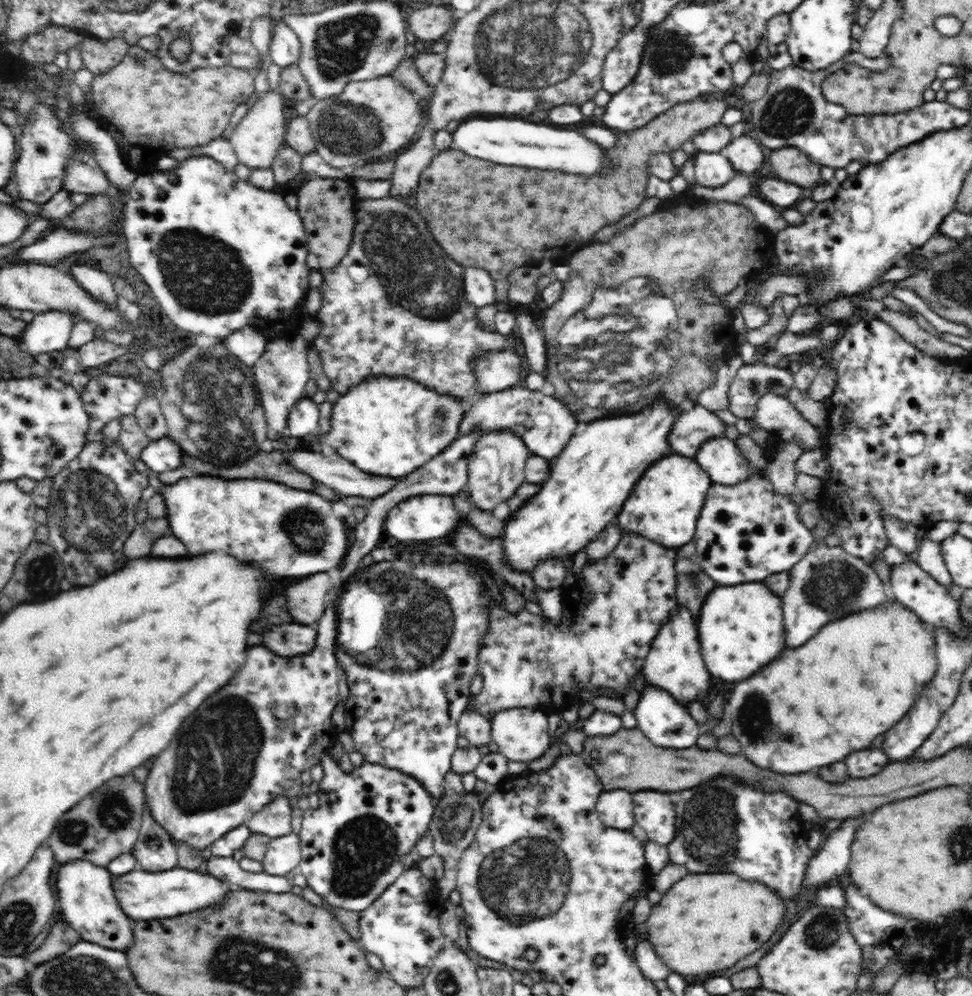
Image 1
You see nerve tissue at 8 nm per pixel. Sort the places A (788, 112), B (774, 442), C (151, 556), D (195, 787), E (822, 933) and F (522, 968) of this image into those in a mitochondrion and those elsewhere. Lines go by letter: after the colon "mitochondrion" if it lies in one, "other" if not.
A: mitochondrion
B: other
C: other
D: mitochondrion
E: mitochondrion
F: other

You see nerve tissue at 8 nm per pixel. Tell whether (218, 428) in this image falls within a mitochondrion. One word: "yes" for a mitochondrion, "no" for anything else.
yes

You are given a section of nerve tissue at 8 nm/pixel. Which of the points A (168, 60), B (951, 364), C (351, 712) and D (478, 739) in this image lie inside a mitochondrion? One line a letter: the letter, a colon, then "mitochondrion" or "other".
A: other
B: other
C: other
D: other

